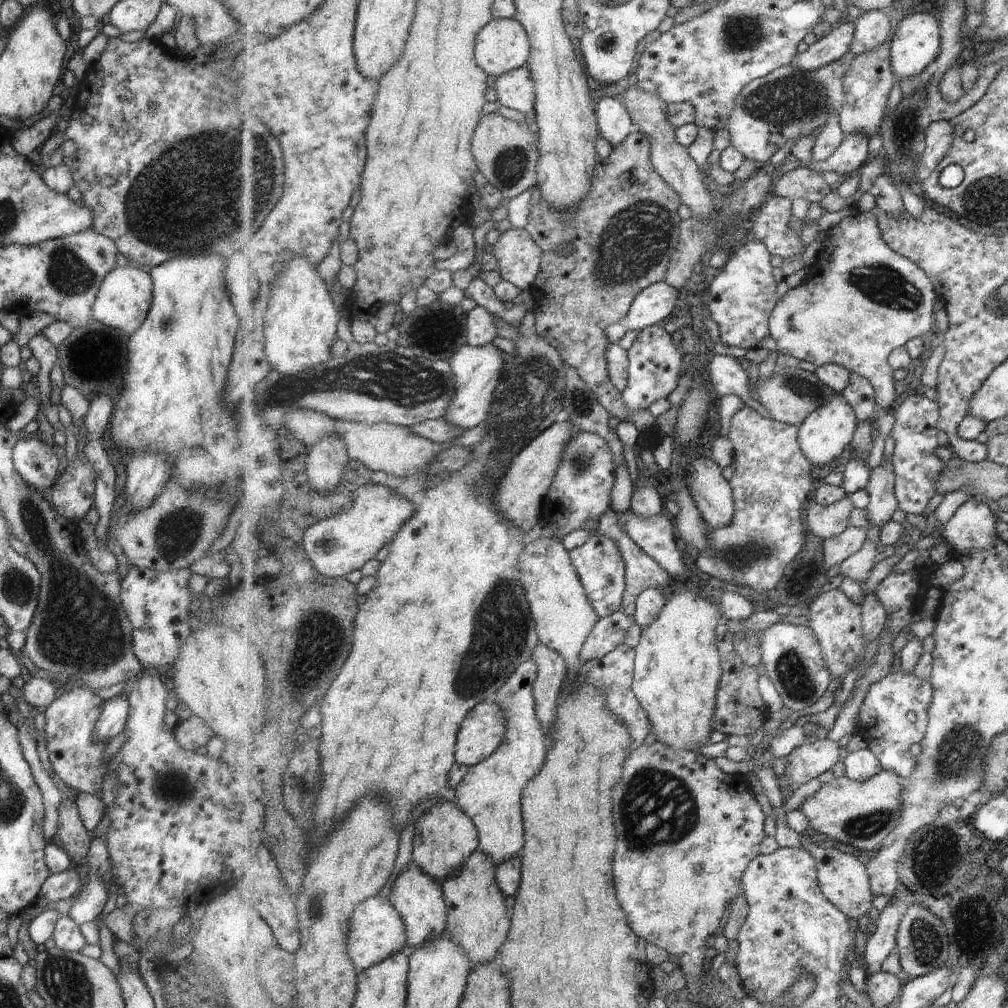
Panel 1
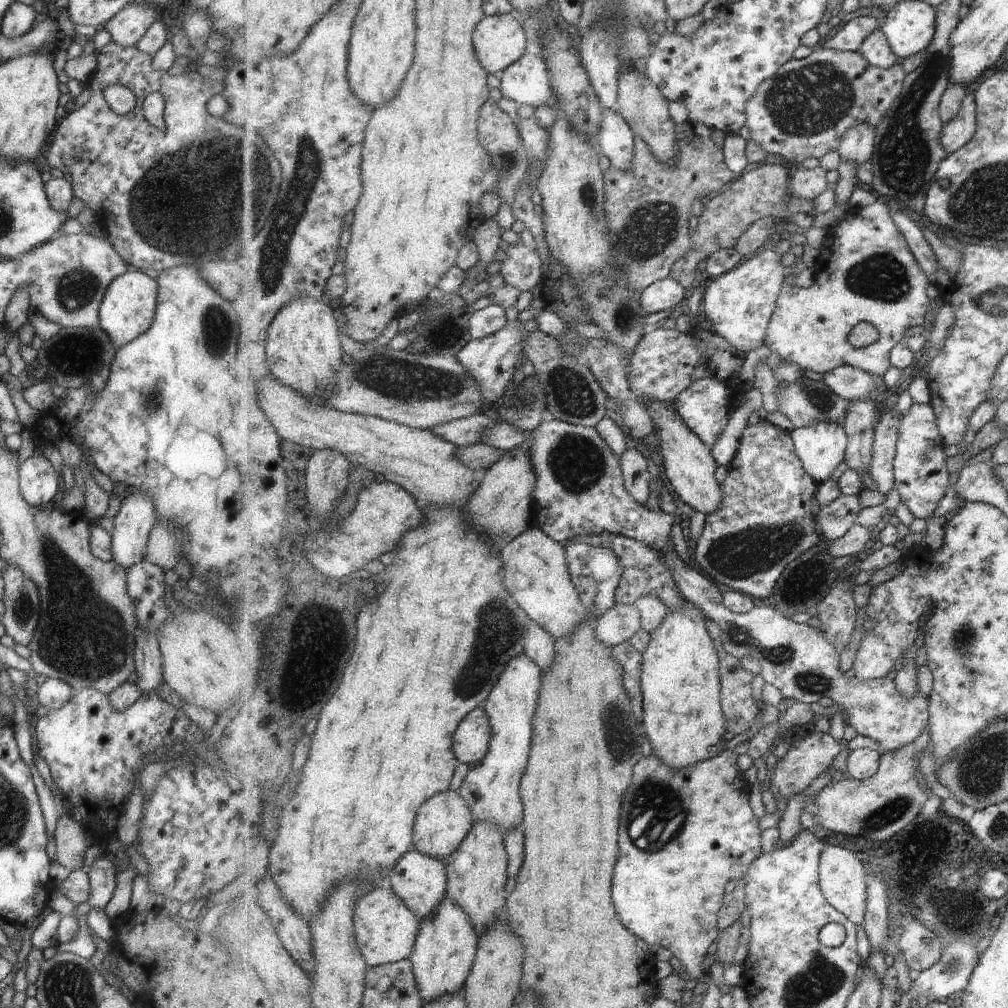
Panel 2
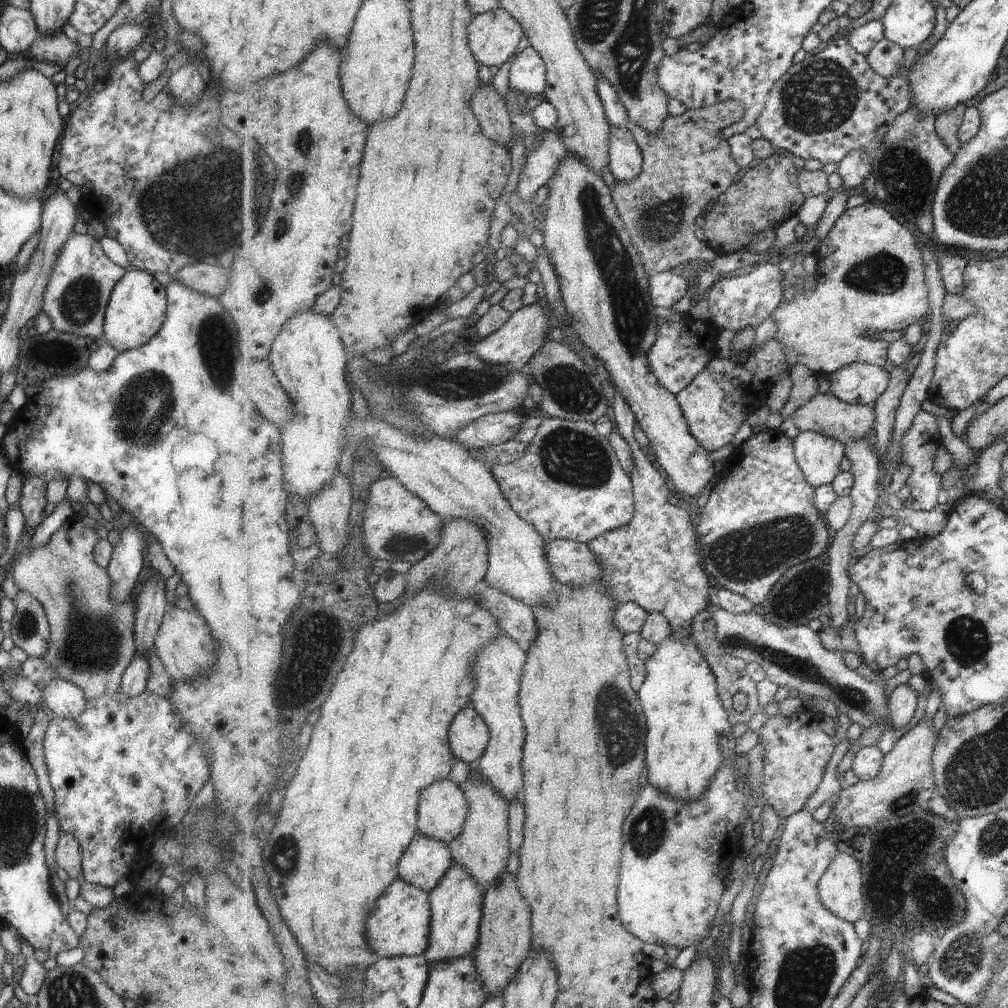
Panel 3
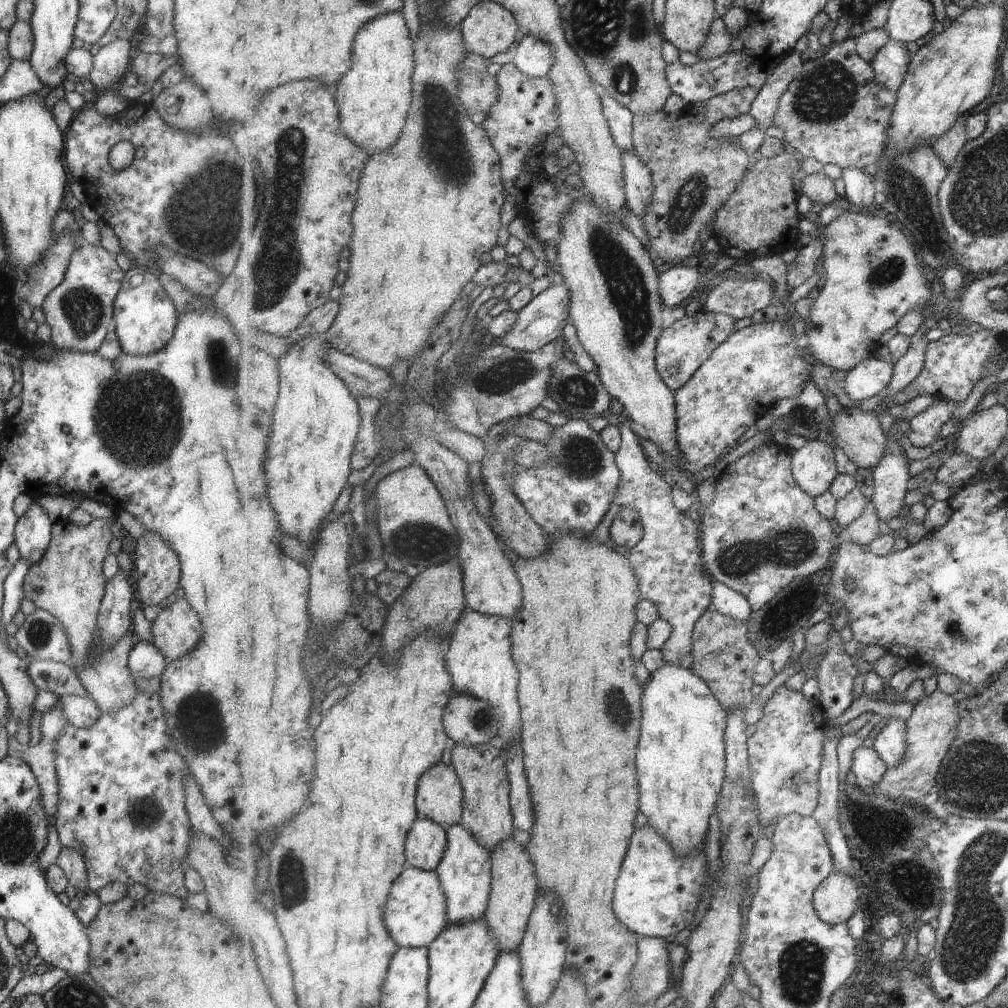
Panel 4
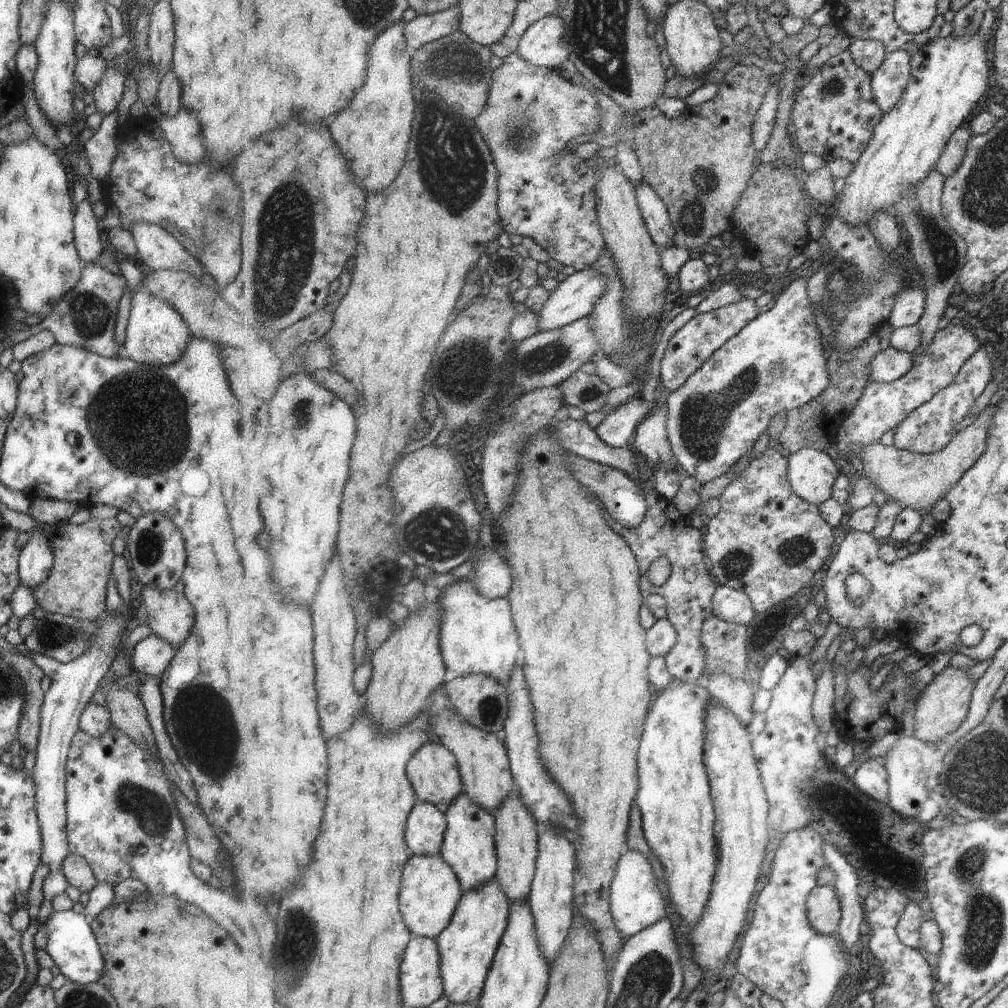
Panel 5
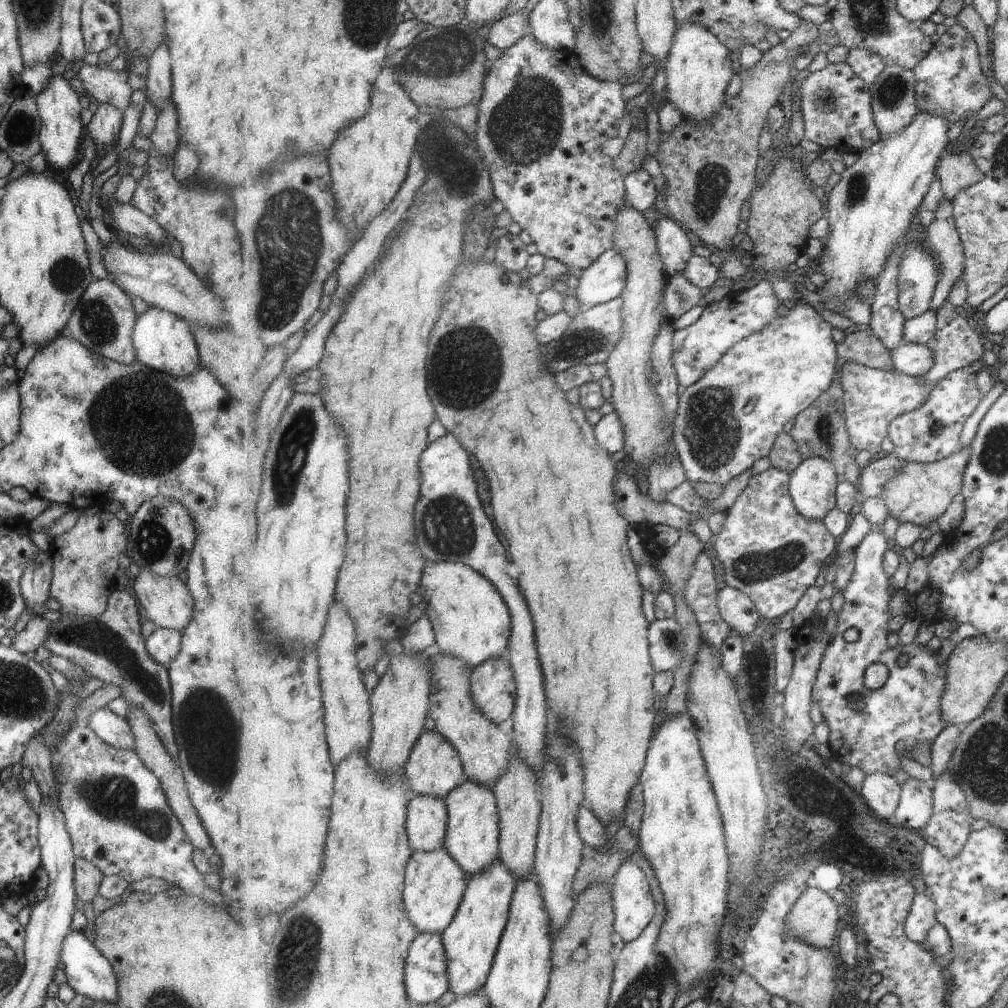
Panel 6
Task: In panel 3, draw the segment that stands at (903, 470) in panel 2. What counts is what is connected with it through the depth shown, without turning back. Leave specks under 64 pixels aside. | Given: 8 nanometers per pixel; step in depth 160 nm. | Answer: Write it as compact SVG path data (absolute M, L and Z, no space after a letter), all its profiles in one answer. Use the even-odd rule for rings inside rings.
M922 410L913 421L912 427L904 436L902 442L903 465L909 466L912 470L910 475L904 480L904 485L908 485L913 498L912 508L916 511L930 511L941 501L943 495L941 489L941 475L933 472L933 458L937 450L941 448L942 436L938 425L938 418L932 413Z

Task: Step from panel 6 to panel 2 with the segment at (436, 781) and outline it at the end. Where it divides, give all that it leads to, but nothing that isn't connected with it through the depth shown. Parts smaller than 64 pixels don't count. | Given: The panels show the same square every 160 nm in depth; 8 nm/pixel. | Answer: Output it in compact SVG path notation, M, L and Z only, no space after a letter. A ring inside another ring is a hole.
M446 790L426 800L416 816L414 824L414 848L440 861L452 855L464 842L471 830L475 816L459 790Z

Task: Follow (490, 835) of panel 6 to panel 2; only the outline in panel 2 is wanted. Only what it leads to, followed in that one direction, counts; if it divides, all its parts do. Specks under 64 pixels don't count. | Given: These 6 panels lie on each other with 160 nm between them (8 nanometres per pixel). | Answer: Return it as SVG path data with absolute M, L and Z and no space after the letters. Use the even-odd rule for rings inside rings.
M446 896L439 907L424 918L411 962L424 1004L440 996L461 991L472 974L478 951L479 934L464 908Z

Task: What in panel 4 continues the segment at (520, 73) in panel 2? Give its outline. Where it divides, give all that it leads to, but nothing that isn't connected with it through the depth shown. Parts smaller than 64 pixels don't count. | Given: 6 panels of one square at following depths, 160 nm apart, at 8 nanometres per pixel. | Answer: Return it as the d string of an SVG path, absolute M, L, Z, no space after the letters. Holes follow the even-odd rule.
M531 33L520 36L513 53L513 63L530 77L547 77L556 63L553 47Z

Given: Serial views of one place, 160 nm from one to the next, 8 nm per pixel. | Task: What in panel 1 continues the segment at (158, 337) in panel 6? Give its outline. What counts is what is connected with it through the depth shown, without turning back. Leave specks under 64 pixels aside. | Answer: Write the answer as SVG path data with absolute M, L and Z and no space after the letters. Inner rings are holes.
M119 264L112 268L101 281L97 289L91 316L105 326L123 330L125 334L131 334L137 330L146 317L152 299L152 280L149 273L139 268Z

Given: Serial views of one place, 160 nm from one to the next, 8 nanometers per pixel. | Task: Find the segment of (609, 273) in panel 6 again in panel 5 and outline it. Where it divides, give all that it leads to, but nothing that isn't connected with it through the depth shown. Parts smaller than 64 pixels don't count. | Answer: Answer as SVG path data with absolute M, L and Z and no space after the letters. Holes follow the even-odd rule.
M593 267L576 271L561 282L558 288L552 292L550 301L544 310L539 313L542 318L540 329L542 331L548 331L561 328L576 320L585 318L587 315L591 315L600 306L602 297L606 294L609 284L610 280L608 276L605 273L600 273Z

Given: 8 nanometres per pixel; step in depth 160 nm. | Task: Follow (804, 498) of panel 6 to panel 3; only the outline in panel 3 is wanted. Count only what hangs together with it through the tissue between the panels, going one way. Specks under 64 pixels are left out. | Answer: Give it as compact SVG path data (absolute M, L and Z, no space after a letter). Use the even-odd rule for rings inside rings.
M805 431L794 439L794 444L797 464L800 464L805 478L815 488L832 484L837 476L842 473L841 460L846 456L846 448L842 442L815 431Z

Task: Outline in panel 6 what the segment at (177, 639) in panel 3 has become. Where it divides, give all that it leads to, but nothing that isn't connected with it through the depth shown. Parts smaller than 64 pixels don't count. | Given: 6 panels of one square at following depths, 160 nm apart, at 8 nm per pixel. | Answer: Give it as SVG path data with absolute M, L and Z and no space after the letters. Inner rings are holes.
M148 568L139 569L138 575L133 580L133 592L136 594L141 617L151 620L156 627L181 631L191 620L194 600L187 584L180 581L177 576L159 576Z

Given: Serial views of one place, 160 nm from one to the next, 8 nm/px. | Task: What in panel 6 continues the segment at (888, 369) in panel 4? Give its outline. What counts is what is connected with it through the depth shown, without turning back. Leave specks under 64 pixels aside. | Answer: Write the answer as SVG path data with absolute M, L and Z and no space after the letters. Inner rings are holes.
M903 343L891 356L899 373L925 377L936 363L936 352L925 343Z

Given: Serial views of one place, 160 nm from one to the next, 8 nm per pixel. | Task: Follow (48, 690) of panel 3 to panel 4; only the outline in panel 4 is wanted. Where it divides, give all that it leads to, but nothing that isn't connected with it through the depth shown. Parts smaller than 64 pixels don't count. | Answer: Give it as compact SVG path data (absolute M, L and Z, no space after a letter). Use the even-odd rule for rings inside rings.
M85 693L61 696L57 703L68 724L78 729L92 727L101 714L98 706Z

